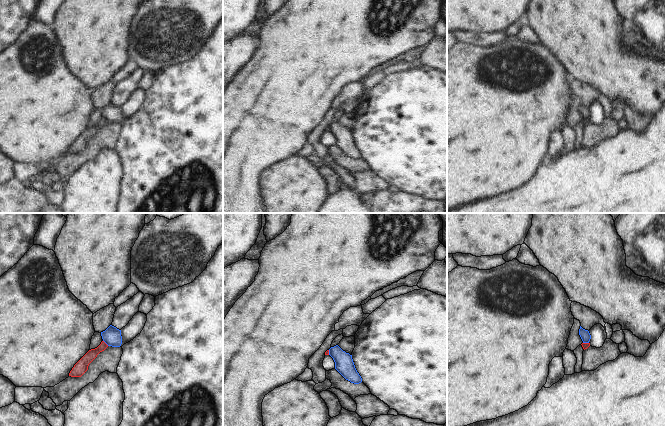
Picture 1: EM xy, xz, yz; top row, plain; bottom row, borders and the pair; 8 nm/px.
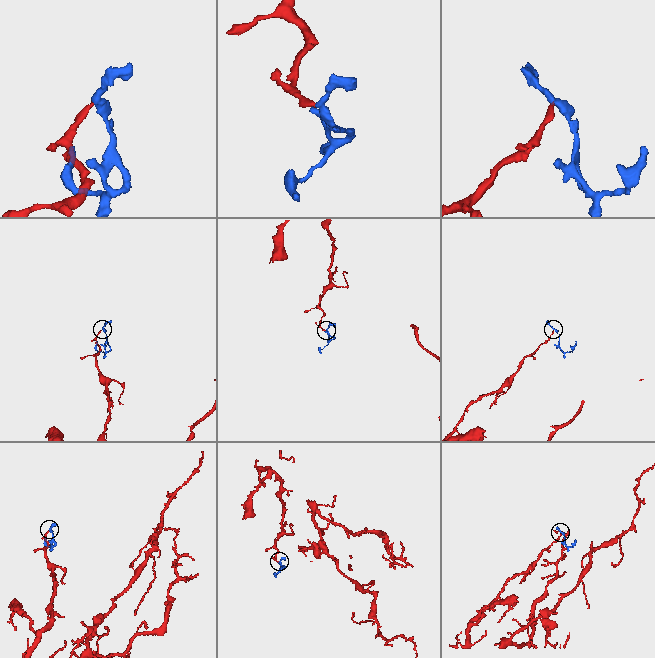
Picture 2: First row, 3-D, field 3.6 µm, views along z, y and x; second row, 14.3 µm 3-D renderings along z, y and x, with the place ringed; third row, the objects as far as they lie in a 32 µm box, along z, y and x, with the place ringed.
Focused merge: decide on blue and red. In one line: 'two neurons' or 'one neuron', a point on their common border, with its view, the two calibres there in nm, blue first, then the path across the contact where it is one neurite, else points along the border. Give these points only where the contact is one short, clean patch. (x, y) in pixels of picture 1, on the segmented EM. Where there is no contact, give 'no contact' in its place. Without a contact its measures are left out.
two neurons; contact xy (106, 343); calibres 150 and 90 nm; border xy (103, 340), (108, 345)

